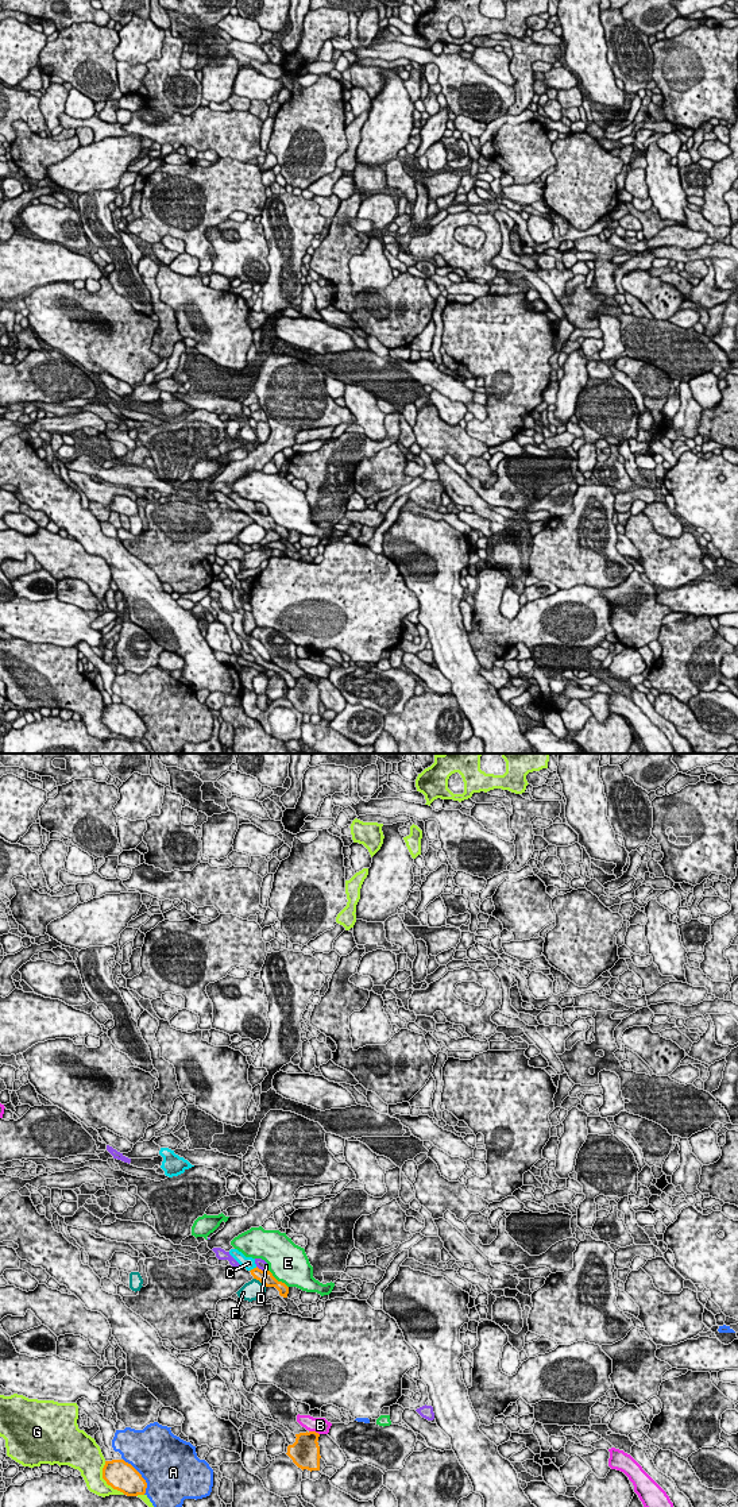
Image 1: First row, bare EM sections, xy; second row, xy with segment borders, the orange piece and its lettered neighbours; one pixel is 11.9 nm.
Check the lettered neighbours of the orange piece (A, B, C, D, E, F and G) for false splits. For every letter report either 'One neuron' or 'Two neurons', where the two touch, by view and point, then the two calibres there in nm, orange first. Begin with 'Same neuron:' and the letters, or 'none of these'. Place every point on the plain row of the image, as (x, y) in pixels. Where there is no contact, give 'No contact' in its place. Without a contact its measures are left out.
Same neuron: C
A: Two neurons. Touches orange at xy (140, 720). Thickness 340 nm (orange) against 480 nm
B: Two neurons. Touches orange at xy (315, 675). Thickness 320 nm (orange) against 190 nm
C: One neuron. Touches orange at xy (254, 512). Thickness 160 nm (orange) against 160 nm
D: Two neurons. Touches orange at xy (261, 513). Thickness 160 nm (orange) against 120 nm
E: Two neurons. Touches orange at xy (277, 524). Thickness 160 nm (orange) against 460 nm
F: Two neurons. Touches orange at xy (261, 525). Thickness 160 nm (orange) against 240 nm
G: Two neurons. Touches orange at xy (105, 724). Thickness 340 nm (orange) against 300 nm

